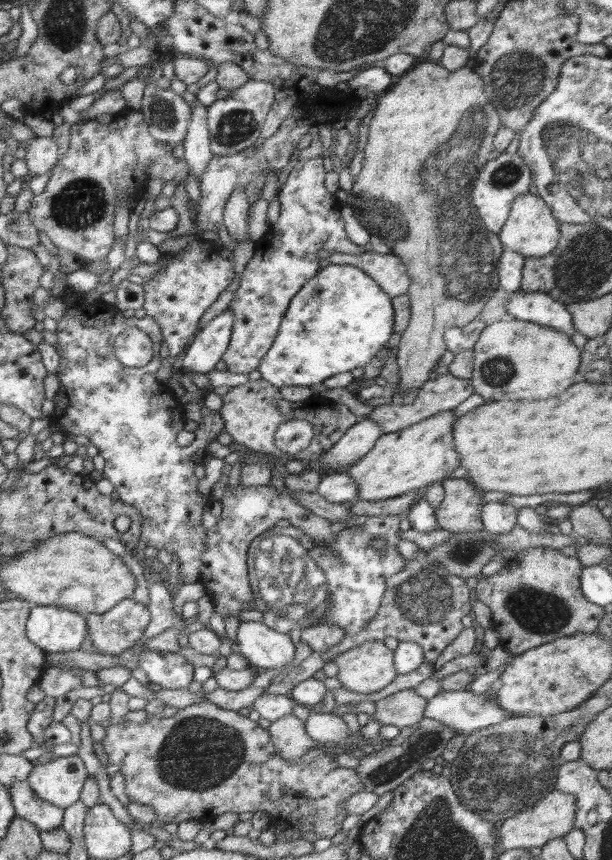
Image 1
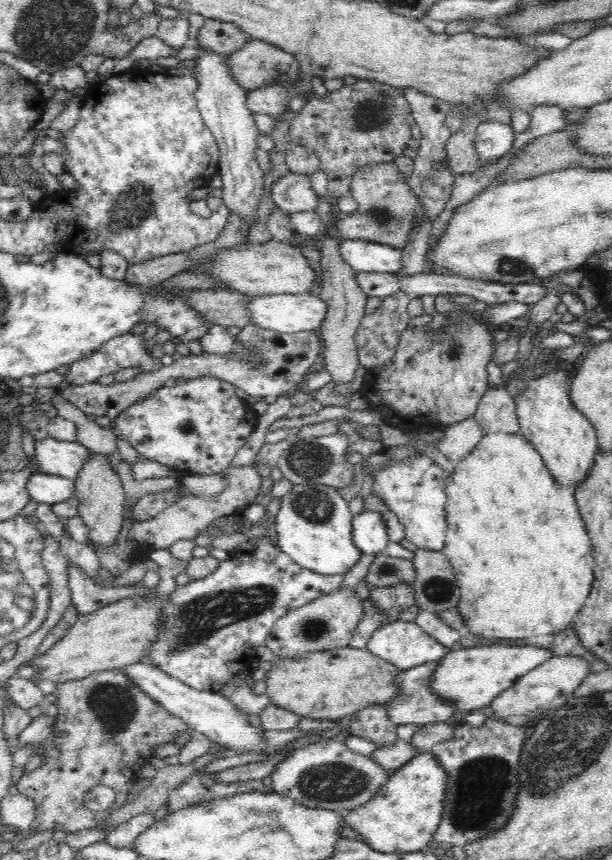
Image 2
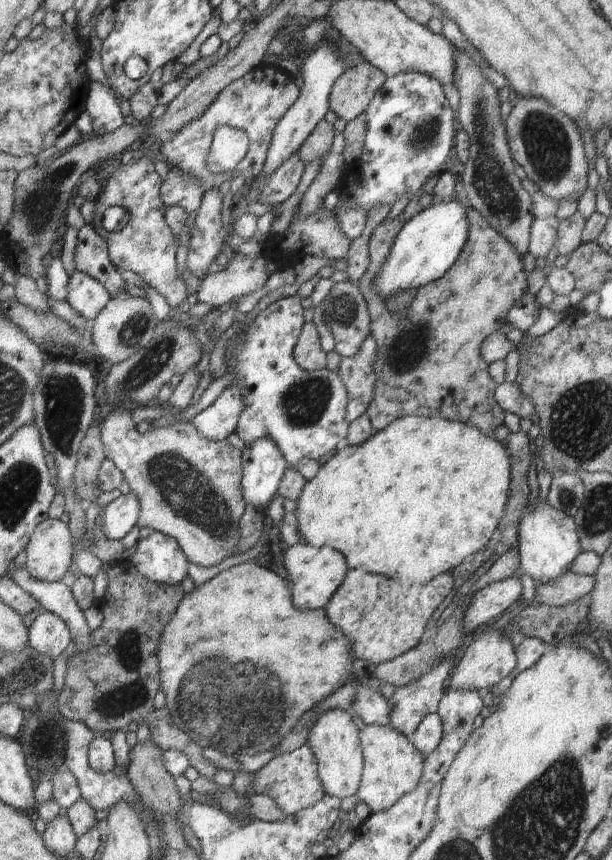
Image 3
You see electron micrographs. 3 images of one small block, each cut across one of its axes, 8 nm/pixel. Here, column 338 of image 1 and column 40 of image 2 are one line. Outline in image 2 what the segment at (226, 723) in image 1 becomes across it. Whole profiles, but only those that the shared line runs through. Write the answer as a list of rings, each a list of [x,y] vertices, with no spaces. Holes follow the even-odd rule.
[[[114,668],[112,670],[108,669],[105,671],[90,674],[90,676],[85,677],[81,680],[70,680],[69,682],[61,683],[57,686],[55,694],[58,696],[58,701],[56,703],[58,712],[55,717],[55,727],[52,734],[52,740],[54,741],[54,744],[56,746],[54,746],[53,749],[46,750],[46,752],[44,753],[44,762],[42,763],[40,768],[24,772],[22,777],[17,782],[15,790],[20,794],[24,794],[24,796],[28,798],[32,798],[32,800],[36,802],[35,819],[32,820],[32,824],[29,829],[32,833],[40,833],[48,829],[52,829],[52,832],[56,830],[63,830],[70,834],[103,824],[109,816],[112,816],[112,813],[115,810],[118,810],[122,805],[128,802],[126,795],[129,793],[129,788],[140,778],[141,769],[146,766],[150,758],[152,758],[152,750],[154,750],[154,748],[158,748],[160,744],[162,744],[163,746],[168,746],[169,744],[174,743],[174,740],[176,740],[176,738],[180,738],[180,736],[182,736],[182,734],[186,734],[186,730],[188,730],[188,725],[184,723],[181,718],[172,716],[172,714],[170,714],[162,705],[158,704],[158,702],[155,702],[150,696],[147,696],[144,693],[144,690],[141,690],[127,676],[124,668]],[[100,785],[104,785],[113,789],[115,791],[115,800],[114,802],[112,802],[110,808],[108,808],[106,811],[95,812],[93,810],[90,810],[85,805],[84,795],[92,787],[97,787]]]

